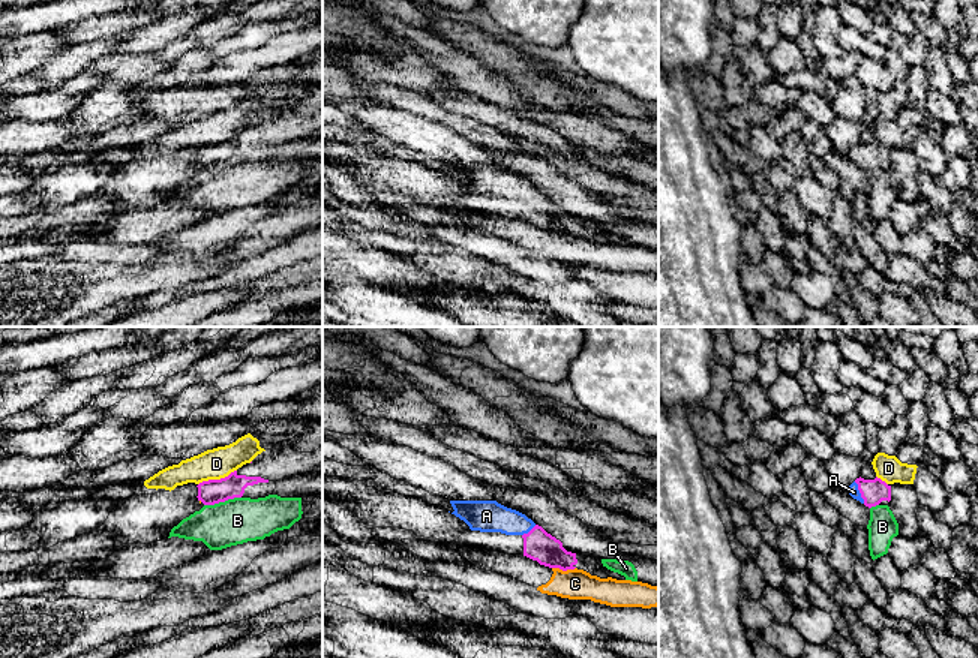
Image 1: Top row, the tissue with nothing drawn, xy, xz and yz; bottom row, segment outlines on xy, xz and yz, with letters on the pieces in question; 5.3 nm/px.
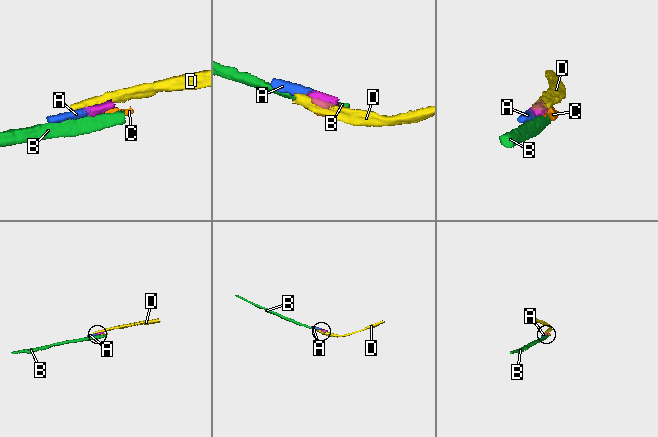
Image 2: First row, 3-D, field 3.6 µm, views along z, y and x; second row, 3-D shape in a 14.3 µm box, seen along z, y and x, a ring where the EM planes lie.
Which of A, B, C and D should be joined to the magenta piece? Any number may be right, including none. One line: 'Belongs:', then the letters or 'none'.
Belongs: A

